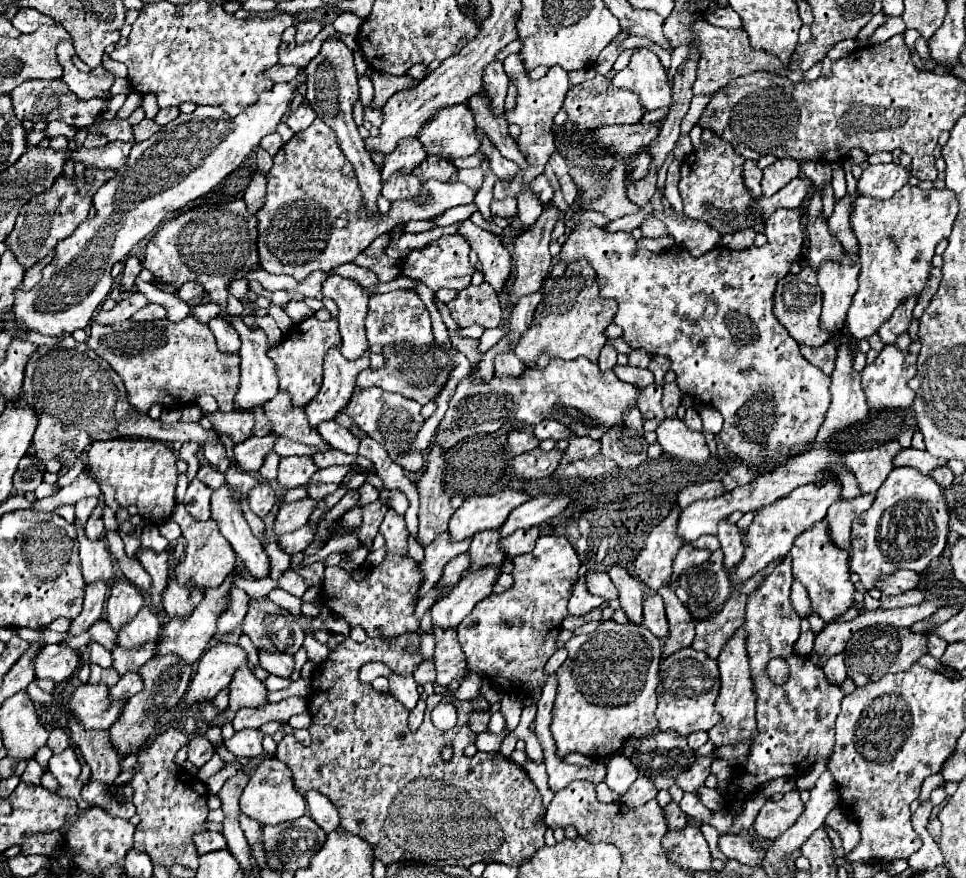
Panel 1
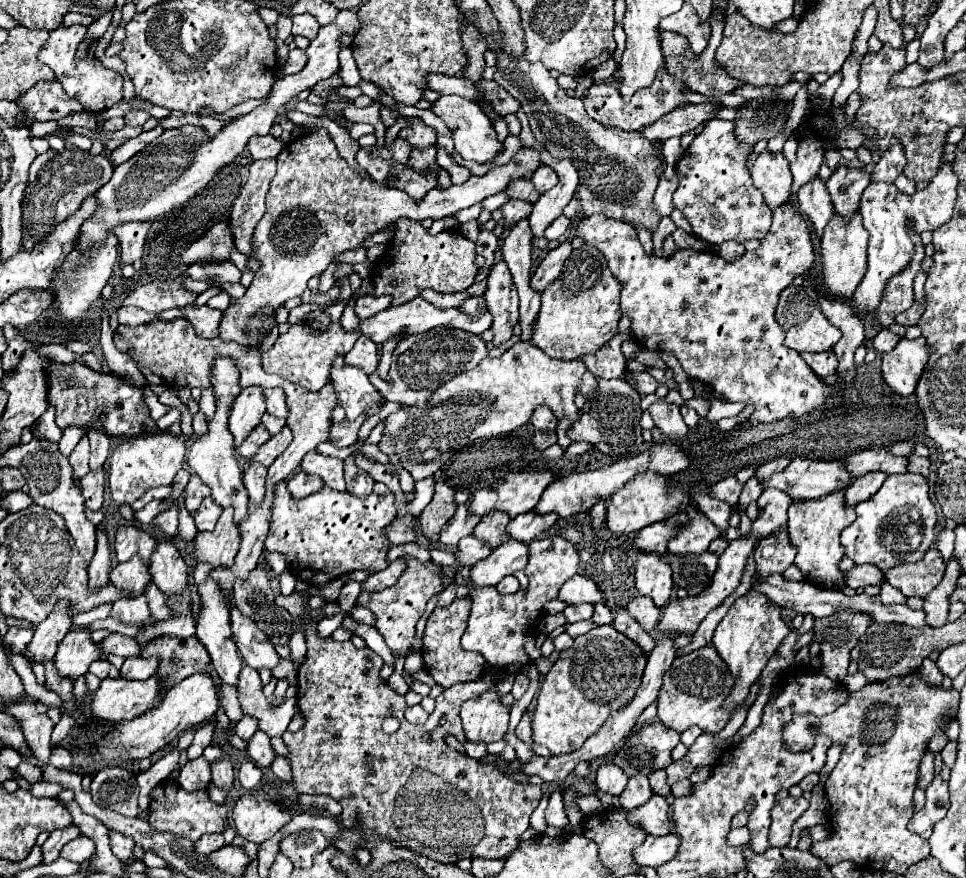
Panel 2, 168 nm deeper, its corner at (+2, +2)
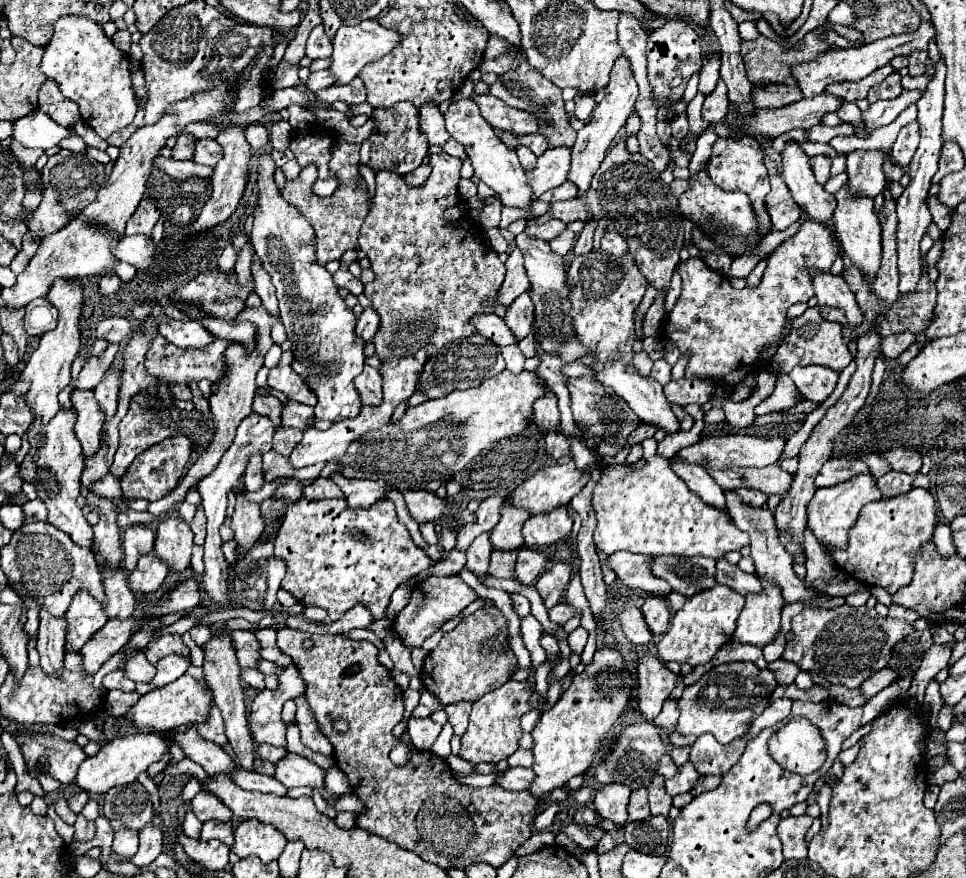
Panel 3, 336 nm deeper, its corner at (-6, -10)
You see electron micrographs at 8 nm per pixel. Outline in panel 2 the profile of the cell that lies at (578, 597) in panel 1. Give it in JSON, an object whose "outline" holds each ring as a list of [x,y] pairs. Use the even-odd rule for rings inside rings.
{"outline":[[[570,604],[570,606],[566,606],[564,616],[572,624],[572,622],[578,622],[578,620],[592,618],[592,612],[594,612],[594,604]]]}

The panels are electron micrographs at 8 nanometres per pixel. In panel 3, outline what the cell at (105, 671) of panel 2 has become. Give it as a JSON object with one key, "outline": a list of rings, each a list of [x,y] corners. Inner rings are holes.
{"outline":[[[122,668],[106,674],[106,676],[102,678],[102,684],[104,684],[108,690],[118,688],[118,690],[122,690],[122,692],[132,692],[132,690],[136,688],[136,684],[124,676],[124,670],[122,670]]]}

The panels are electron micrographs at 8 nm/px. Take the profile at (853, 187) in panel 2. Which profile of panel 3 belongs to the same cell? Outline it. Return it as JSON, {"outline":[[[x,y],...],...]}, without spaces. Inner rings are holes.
{"outline":[[[854,150],[848,154],[848,182],[850,190],[864,196],[878,196],[886,186],[886,174],[882,170],[886,150]]]}

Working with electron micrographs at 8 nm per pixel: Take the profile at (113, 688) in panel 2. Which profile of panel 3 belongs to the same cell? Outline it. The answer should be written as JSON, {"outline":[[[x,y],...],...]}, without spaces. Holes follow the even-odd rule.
{"outline":[[[184,674],[176,682],[166,684],[162,688],[156,688],[148,694],[144,694],[138,704],[134,704],[124,720],[128,720],[134,728],[146,730],[146,732],[164,732],[164,730],[174,730],[186,724],[200,724],[208,720],[210,708],[212,708],[214,694],[206,682],[198,682],[196,678]]]}

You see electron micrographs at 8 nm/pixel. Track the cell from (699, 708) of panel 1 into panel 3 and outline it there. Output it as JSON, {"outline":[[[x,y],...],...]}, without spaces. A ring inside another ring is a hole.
{"outline":[[[730,662],[712,668],[694,686],[684,688],[678,728],[670,742],[674,746],[692,746],[696,738],[706,732],[710,732],[720,744],[730,744],[732,740],[742,738],[750,730],[752,720],[758,716],[758,710],[764,712],[768,708],[776,684],[774,672],[768,668],[760,670],[752,662]]]}

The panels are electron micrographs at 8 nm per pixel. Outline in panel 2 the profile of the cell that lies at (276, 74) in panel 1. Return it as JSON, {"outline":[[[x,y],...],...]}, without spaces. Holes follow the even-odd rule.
{"outline":[[[294,48],[294,50],[290,50],[290,56],[280,72],[282,74],[296,74],[296,72],[300,72],[300,68],[304,68],[304,64],[306,64],[306,52],[300,48]]]}

